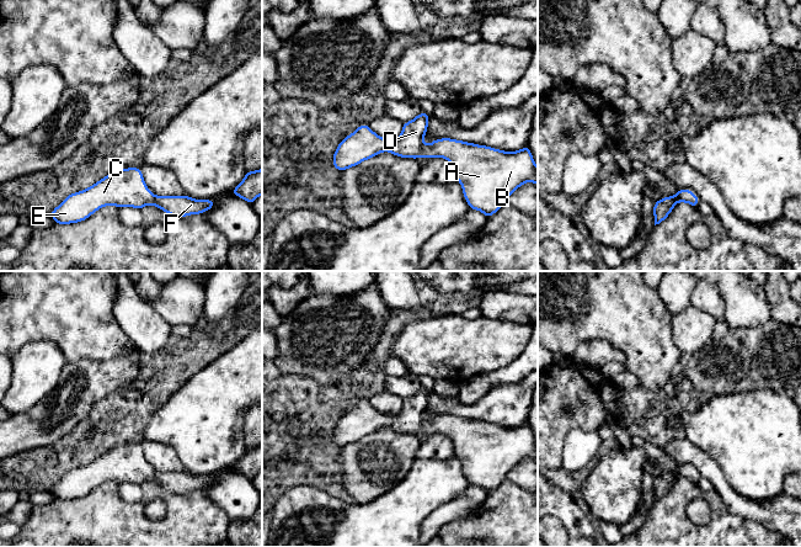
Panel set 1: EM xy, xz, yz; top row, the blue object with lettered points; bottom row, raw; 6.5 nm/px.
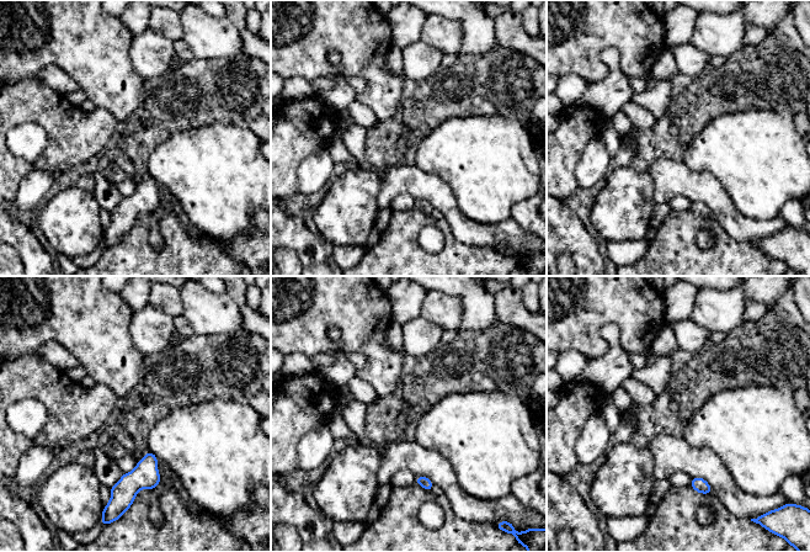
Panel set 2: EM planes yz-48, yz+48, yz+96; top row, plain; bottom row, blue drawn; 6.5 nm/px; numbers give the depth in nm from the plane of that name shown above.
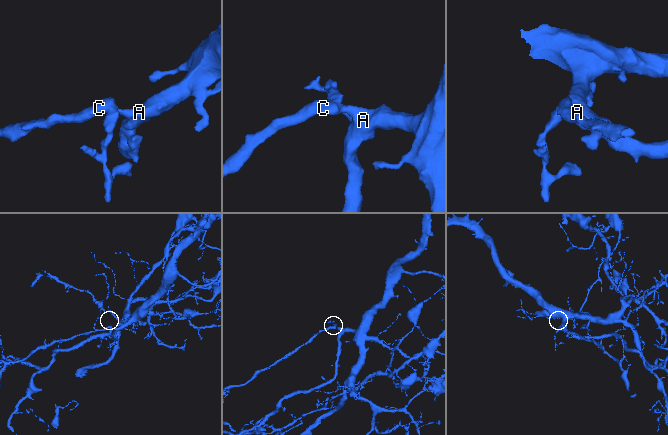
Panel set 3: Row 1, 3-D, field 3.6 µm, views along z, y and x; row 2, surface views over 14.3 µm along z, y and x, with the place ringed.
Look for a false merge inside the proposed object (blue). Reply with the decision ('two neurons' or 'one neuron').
one neuron

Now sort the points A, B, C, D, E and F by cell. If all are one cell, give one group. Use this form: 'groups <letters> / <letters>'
groups A B C D E F

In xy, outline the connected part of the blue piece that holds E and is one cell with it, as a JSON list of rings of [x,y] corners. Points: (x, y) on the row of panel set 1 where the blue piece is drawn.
[[[140,168],[114,171],[91,187],[70,193],[50,216],[55,224],[70,224],[87,219],[105,206],[133,207],[156,206],[173,217],[202,214],[212,209],[215,201],[194,200],[189,196],[157,196],[148,188]]]

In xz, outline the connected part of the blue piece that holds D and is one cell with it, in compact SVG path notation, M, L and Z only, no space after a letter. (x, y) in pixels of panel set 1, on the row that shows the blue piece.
M422 112L412 121L402 123L402 132L397 139L381 138L368 124L359 126L337 145L332 156L332 168L343 171L383 152L390 152L396 156L412 159L439 156L450 161L455 179L463 186L463 195L468 201L469 208L482 212L486 218L495 214L507 203L507 198L524 182L538 185L538 166L528 145L513 153L452 138L434 139L431 144L426 145L423 138L428 128L428 117L428 113Z

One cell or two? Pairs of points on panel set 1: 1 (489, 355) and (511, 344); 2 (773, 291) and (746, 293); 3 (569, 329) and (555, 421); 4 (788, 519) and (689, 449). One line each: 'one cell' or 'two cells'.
1: one cell
2: two cells
3: two cells
4: one cell

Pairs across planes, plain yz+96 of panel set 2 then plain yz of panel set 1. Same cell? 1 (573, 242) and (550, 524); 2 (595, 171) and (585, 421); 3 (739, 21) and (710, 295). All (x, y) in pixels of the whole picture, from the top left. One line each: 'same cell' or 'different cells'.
1: different cells
2: different cells
3: same cell

